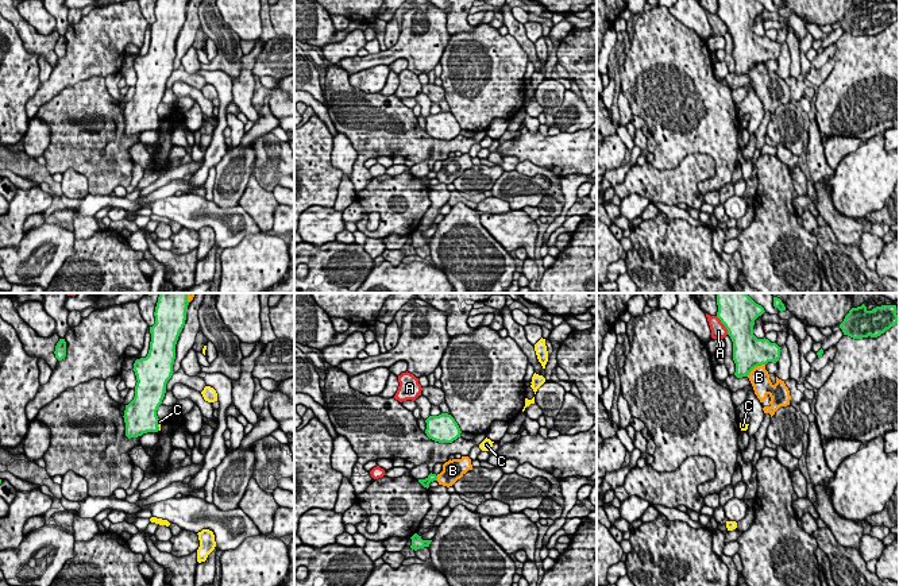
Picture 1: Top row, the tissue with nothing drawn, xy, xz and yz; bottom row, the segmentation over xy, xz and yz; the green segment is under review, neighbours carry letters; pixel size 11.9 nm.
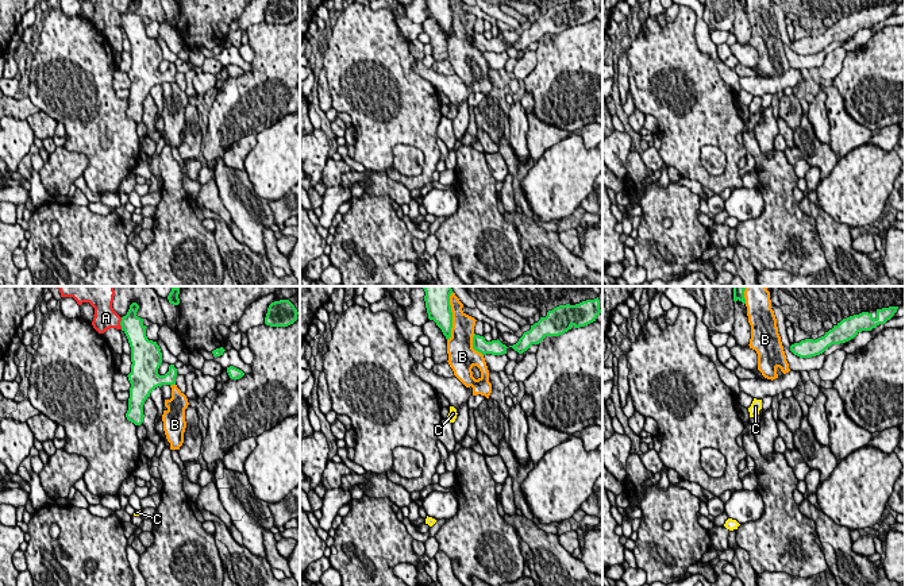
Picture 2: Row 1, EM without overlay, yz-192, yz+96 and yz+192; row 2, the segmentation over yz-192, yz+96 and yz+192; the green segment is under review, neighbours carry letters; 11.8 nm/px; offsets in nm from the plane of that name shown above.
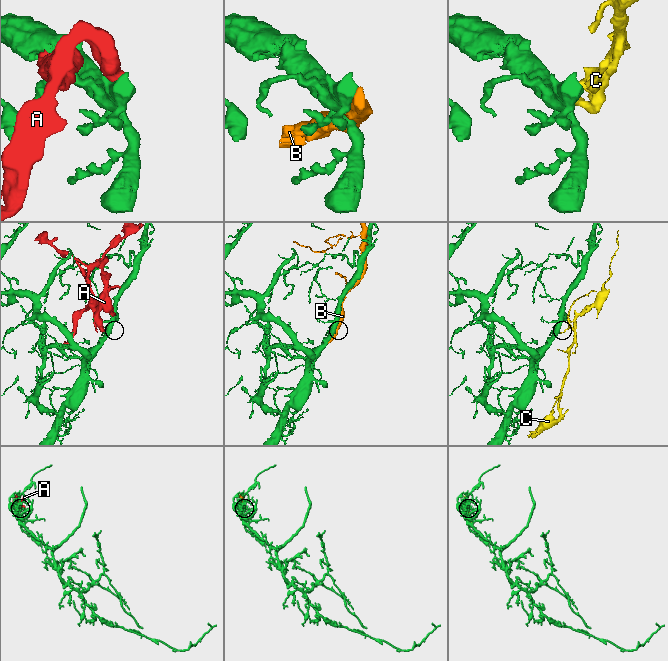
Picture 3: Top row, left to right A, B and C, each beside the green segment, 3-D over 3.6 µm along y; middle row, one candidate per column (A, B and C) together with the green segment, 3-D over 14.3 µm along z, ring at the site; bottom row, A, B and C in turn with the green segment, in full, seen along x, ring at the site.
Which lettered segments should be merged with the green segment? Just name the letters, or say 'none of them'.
none of them

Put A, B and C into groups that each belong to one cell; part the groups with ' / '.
A / B / C

